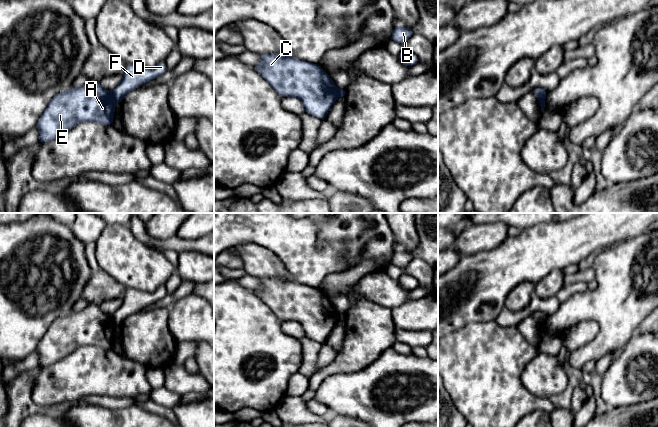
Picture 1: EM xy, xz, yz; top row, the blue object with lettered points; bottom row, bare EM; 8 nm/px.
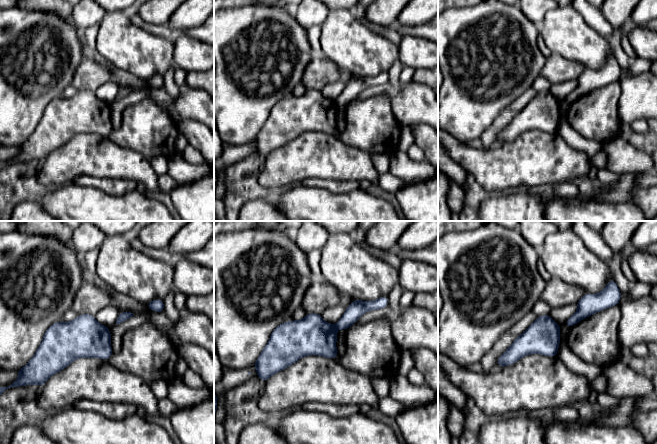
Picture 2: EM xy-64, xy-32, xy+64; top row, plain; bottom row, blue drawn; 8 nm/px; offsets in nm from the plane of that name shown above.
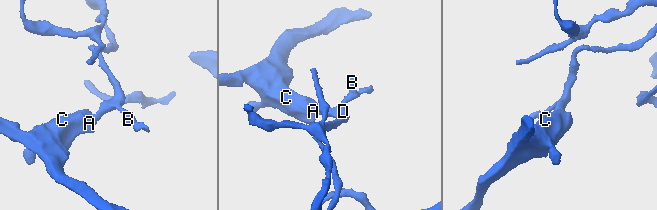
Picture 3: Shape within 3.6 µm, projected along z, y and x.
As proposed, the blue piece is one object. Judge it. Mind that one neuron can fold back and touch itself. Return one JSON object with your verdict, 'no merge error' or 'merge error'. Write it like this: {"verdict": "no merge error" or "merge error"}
{"verdict": "merge error"}

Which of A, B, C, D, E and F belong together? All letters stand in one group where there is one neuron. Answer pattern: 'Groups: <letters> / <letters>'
Groups: A C E / B D F

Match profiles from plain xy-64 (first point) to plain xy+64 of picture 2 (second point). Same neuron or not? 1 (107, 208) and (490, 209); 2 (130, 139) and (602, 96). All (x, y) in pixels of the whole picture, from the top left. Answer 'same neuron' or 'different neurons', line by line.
1: different neurons
2: same neuron

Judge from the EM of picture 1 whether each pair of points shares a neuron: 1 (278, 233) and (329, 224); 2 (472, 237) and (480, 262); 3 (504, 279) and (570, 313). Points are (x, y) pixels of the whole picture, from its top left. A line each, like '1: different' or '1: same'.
1: different
2: different
3: different

